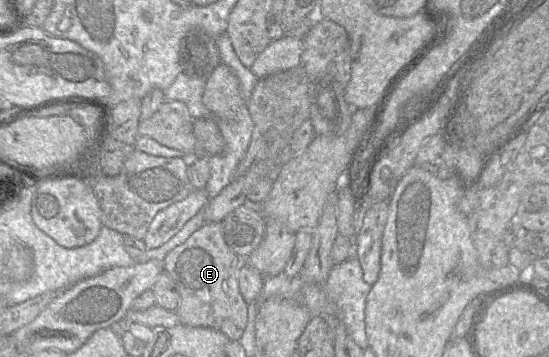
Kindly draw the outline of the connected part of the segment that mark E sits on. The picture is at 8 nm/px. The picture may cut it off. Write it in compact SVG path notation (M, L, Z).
M222 222L204 224L184 243L167 253L164 271L176 284L180 301L175 310L181 324L208 327L239 341L248 320L248 304L240 293L238 274L244 260L226 244Z

